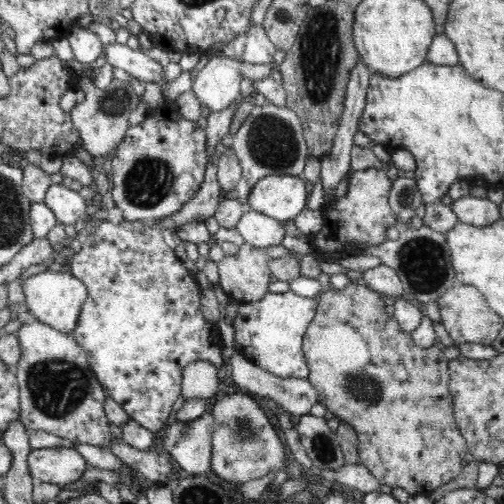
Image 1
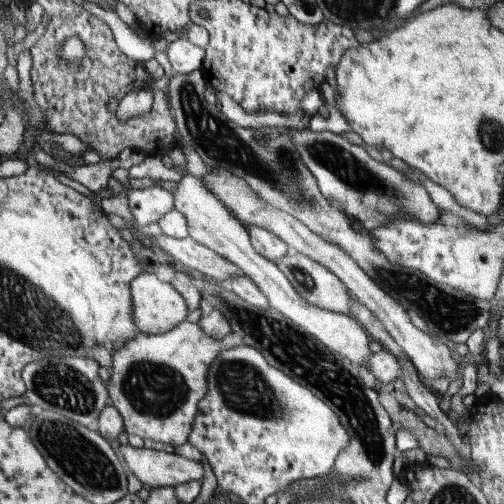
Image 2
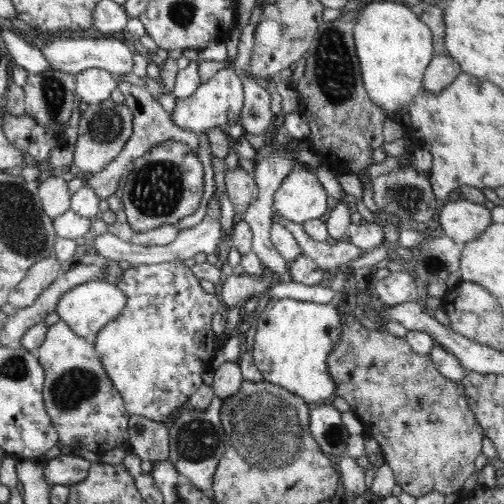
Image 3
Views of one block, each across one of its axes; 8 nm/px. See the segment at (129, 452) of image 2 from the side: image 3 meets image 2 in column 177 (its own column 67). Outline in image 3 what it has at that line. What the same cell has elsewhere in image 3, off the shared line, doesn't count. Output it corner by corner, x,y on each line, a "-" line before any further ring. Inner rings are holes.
76,454
60,456
56,460
46,460
46,480
50,486
76,486
88,478
92,472
92,464

